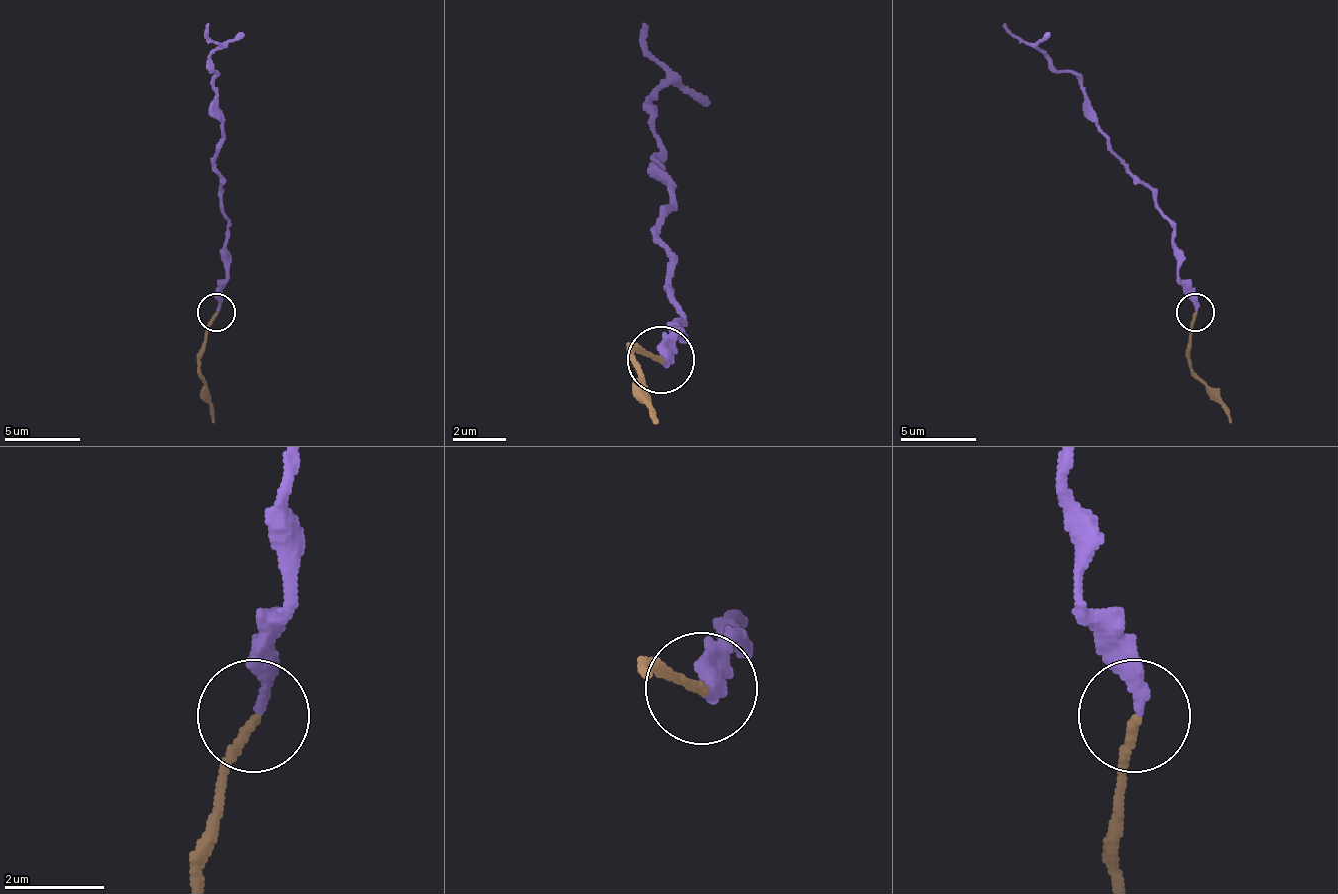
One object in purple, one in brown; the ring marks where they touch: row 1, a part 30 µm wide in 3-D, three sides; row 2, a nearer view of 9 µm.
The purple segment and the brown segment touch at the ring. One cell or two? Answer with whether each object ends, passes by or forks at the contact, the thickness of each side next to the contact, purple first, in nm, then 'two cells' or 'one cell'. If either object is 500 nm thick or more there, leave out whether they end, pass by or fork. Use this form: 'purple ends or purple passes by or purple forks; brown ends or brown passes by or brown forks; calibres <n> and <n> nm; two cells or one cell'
purple ends; brown ends; calibres 220 and 170 nm; one cell

